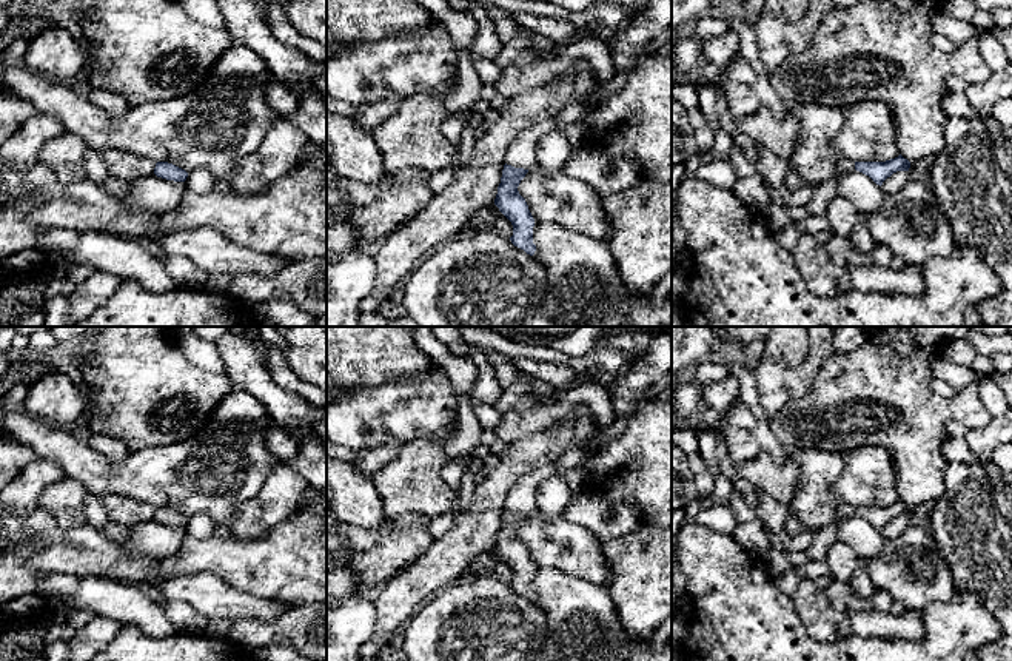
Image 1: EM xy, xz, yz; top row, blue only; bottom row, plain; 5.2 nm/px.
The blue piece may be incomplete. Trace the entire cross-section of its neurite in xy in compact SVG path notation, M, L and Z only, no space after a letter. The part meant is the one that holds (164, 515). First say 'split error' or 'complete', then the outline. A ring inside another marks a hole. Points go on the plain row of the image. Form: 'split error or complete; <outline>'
complete; M157 507L154 513L154 519L157 522L174 525L174 527L185 527L188 522L188 518L185 515L168 507Z

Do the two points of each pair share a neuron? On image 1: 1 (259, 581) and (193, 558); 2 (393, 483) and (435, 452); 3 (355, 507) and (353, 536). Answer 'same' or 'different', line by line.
1: same
2: same
3: different

